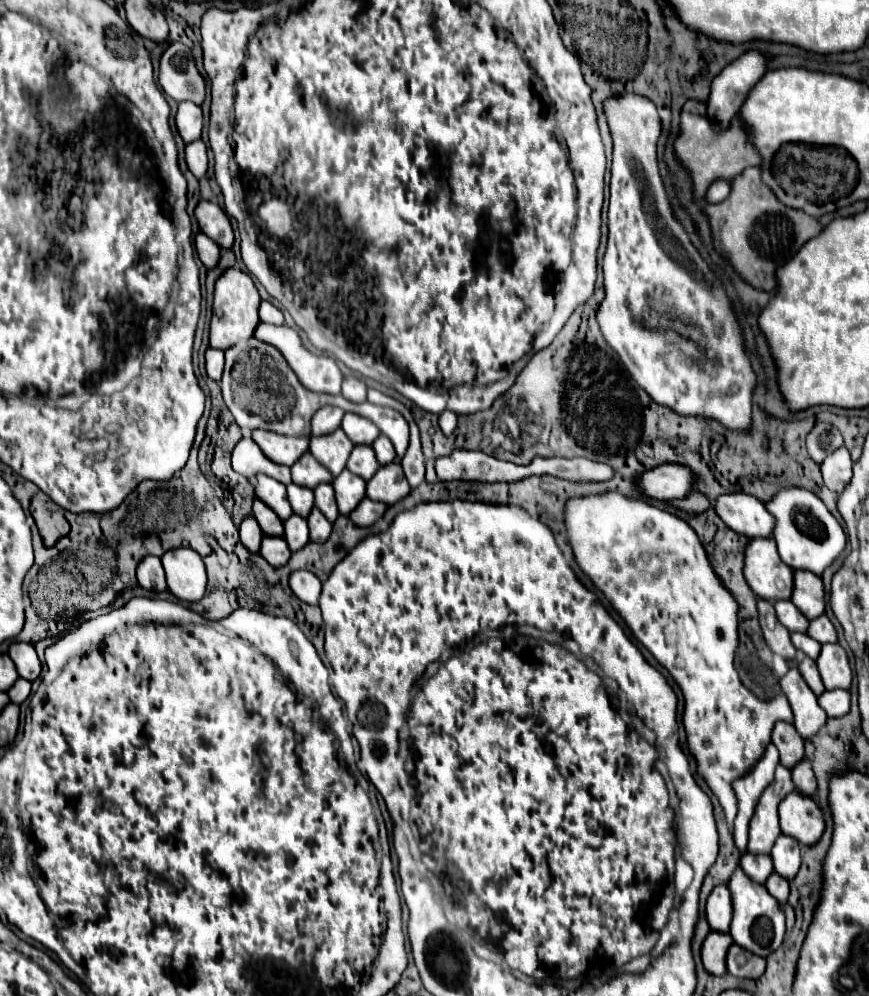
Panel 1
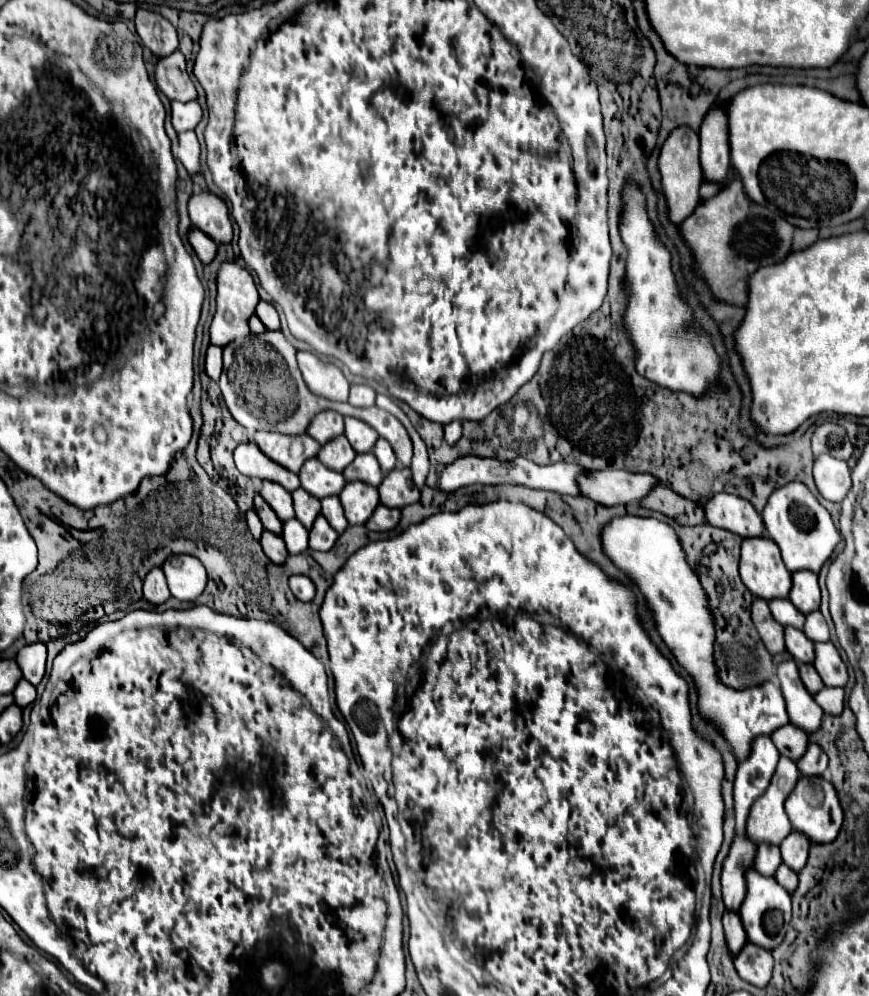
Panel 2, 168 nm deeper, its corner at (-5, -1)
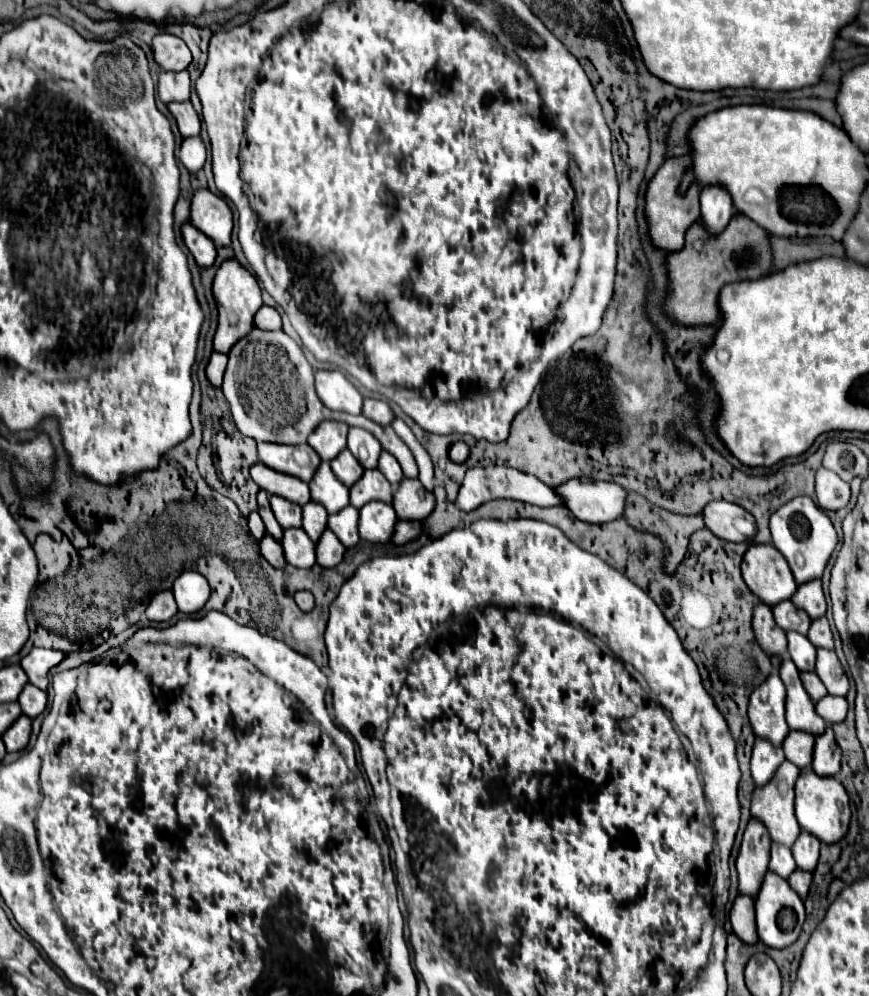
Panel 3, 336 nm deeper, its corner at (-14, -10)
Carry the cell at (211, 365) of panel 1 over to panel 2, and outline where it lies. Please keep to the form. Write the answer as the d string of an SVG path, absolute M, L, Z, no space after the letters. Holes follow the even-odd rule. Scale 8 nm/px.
M209 345L209 349L207 349L207 359L205 359L205 371L207 371L207 375L209 375L213 381L217 381L219 375L221 375L221 369L223 369L221 347Z

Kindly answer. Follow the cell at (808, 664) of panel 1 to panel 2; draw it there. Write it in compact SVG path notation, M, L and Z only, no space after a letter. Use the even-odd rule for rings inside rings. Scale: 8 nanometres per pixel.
M801 663L801 665L799 665L799 675L801 675L801 681L803 681L805 689L807 689L811 695L815 695L815 693L823 687L821 677L817 675L815 667L809 665L809 663Z

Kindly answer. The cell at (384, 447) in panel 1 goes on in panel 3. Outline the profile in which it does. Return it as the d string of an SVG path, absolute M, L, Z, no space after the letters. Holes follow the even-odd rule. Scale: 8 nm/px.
M382 452L382 454L380 454L378 470L380 470L394 486L404 478L402 468L398 468L398 460L394 460L394 456L390 456L390 452Z

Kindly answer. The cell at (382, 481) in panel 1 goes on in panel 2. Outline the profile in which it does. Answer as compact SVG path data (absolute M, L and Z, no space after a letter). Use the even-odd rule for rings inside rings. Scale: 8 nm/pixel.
M407 467L393 469L383 477L383 483L379 487L381 503L387 507L407 507L419 501L419 489L415 487L411 479L411 471Z

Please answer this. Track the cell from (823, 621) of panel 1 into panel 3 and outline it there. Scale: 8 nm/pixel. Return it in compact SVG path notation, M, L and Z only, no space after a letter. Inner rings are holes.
M826 616L812 620L810 632L808 632L808 640L816 646L816 648L826 648L826 650L834 650L834 638L832 638L832 630L830 624L826 620Z

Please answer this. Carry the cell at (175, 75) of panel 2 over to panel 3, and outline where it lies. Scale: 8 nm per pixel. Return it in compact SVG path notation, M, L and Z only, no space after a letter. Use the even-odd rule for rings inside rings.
M162 72L158 80L158 96L164 104L190 100L190 74L182 72Z

